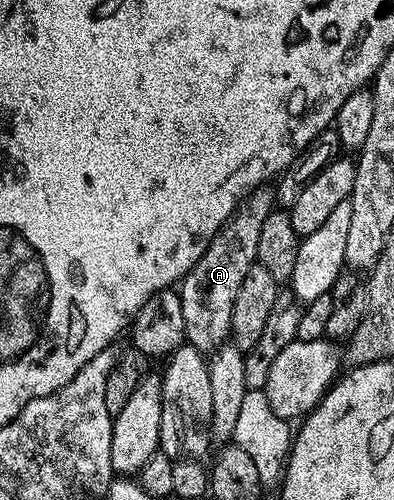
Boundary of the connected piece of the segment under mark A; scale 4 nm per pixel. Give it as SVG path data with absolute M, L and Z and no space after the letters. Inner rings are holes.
M261 187L248 194L232 213L232 218L209 241L202 259L179 282L178 292L182 303L184 340L198 352L211 355L229 340L234 315L234 299L242 288L246 271L257 264L258 238L266 215L274 212L274 193L271 188Z

